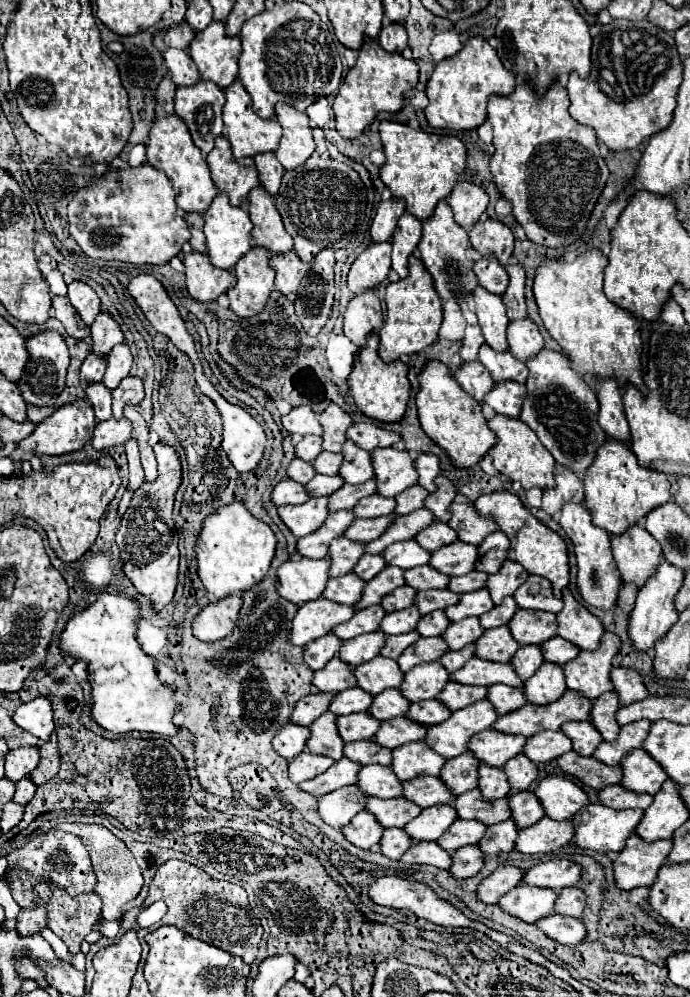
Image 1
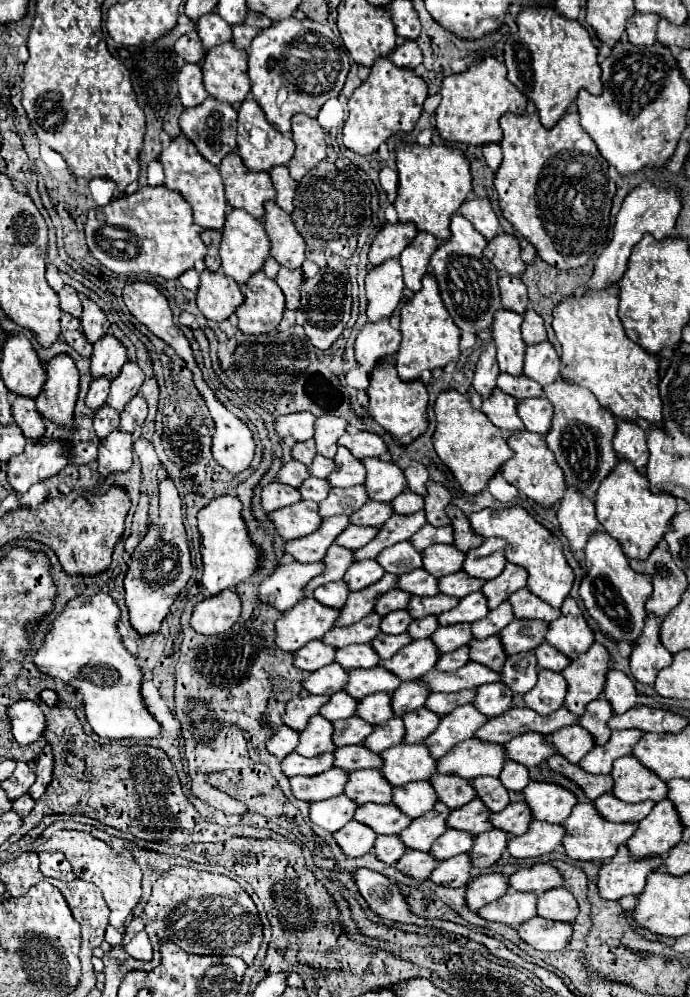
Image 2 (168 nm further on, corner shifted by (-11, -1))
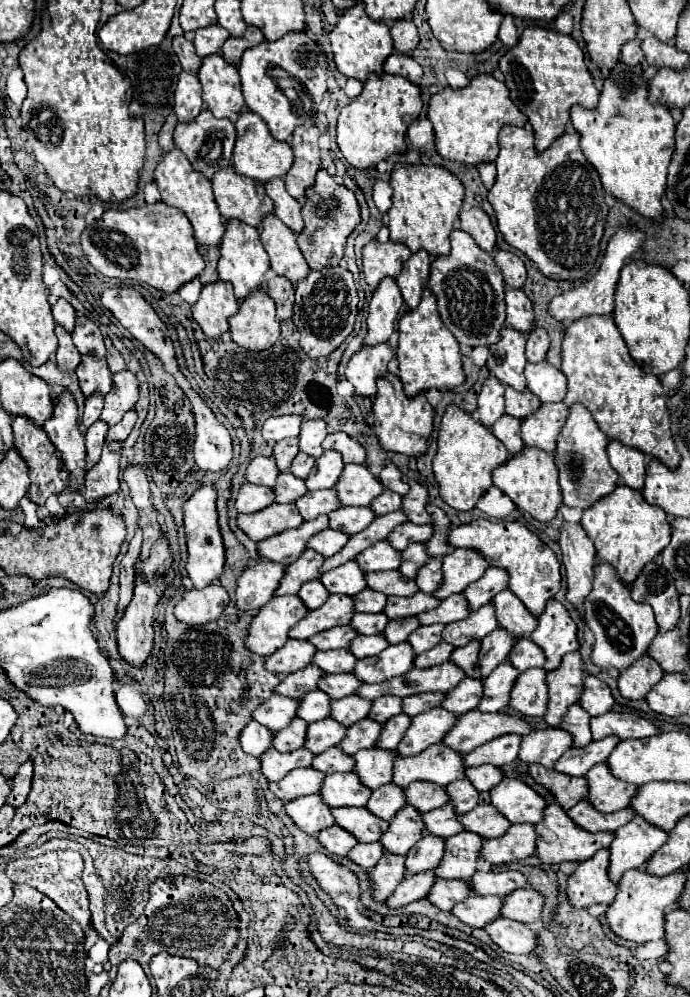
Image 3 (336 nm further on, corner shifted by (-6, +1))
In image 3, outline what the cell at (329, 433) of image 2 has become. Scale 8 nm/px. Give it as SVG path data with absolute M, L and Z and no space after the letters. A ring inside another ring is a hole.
M321 419L315 421L303 421L301 423L301 433L299 433L299 451L311 455L311 457L319 457L323 453L323 439L327 437L327 423Z

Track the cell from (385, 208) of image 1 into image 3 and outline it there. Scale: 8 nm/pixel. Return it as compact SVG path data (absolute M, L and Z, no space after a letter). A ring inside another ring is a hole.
M371 241L363 249L363 273L365 281L371 285L371 289L377 289L381 279L391 277L395 279L399 271L403 269L403 263L409 259L411 251L405 245L387 241L385 245L379 245Z

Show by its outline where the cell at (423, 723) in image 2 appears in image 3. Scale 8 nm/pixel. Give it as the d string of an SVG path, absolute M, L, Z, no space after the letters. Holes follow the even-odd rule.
M405 713L395 715L395 719L387 719L387 723L383 723L383 731L379 735L379 743L375 743L375 747L377 749L395 751L395 747L399 745L399 741L405 735L409 723L411 723L411 717L407 717Z

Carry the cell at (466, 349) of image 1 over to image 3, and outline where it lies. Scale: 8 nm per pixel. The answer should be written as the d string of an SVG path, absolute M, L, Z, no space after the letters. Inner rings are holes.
M491 375L479 393L479 405L477 405L477 419L485 427L493 427L495 421L503 415L505 411L503 393L505 393L505 387Z

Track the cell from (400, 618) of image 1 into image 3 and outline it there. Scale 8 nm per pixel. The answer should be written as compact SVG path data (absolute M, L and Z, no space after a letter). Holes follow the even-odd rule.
M355 613L351 623L359 635L377 635L387 625L387 617L383 613Z

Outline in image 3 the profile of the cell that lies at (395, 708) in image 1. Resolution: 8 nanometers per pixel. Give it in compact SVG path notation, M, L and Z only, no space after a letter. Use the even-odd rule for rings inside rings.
M351 695L351 697L343 697L343 699L333 699L331 701L331 719L335 719L337 723L341 723L343 727L351 727L353 723L361 721L367 717L371 709L371 701L363 699L359 695Z

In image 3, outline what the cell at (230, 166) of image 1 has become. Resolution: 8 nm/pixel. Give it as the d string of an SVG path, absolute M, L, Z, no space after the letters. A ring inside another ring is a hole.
M233 167L217 171L213 177L213 195L221 215L229 219L239 219L251 227L257 227L267 213L273 211L273 203L265 193L263 183L247 179L235 173Z

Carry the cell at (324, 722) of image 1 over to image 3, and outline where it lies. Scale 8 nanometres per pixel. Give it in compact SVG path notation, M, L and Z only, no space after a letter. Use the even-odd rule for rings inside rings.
M295 717L295 719L291 719L291 723L283 731L273 733L273 747L281 753L295 751L295 749L303 747L305 731L307 731L307 723L303 723L303 719Z

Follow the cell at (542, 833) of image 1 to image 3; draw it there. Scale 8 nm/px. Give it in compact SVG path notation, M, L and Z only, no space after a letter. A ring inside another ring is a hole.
M523 823L509 827L501 837L487 839L479 851L481 859L501 865L501 863L513 863L519 859L525 859L535 853L535 825Z

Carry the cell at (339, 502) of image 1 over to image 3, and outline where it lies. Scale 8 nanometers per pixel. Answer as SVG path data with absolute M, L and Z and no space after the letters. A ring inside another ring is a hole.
M321 489L321 491L307 491L301 499L293 503L303 519L313 519L321 513L331 513L339 507L337 495L333 489Z

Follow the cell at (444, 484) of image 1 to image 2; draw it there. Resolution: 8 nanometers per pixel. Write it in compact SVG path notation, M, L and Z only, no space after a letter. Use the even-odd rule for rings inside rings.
M428 481L426 489L428 489L428 495L424 497L424 503L426 503L424 513L426 513L428 523L434 527L448 525L448 515L444 513L444 507L452 501L450 491L436 481Z

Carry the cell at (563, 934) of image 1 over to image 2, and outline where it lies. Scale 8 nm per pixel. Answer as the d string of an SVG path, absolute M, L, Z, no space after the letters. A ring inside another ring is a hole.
M534 917L518 927L520 937L540 951L564 951L572 939L572 925Z

